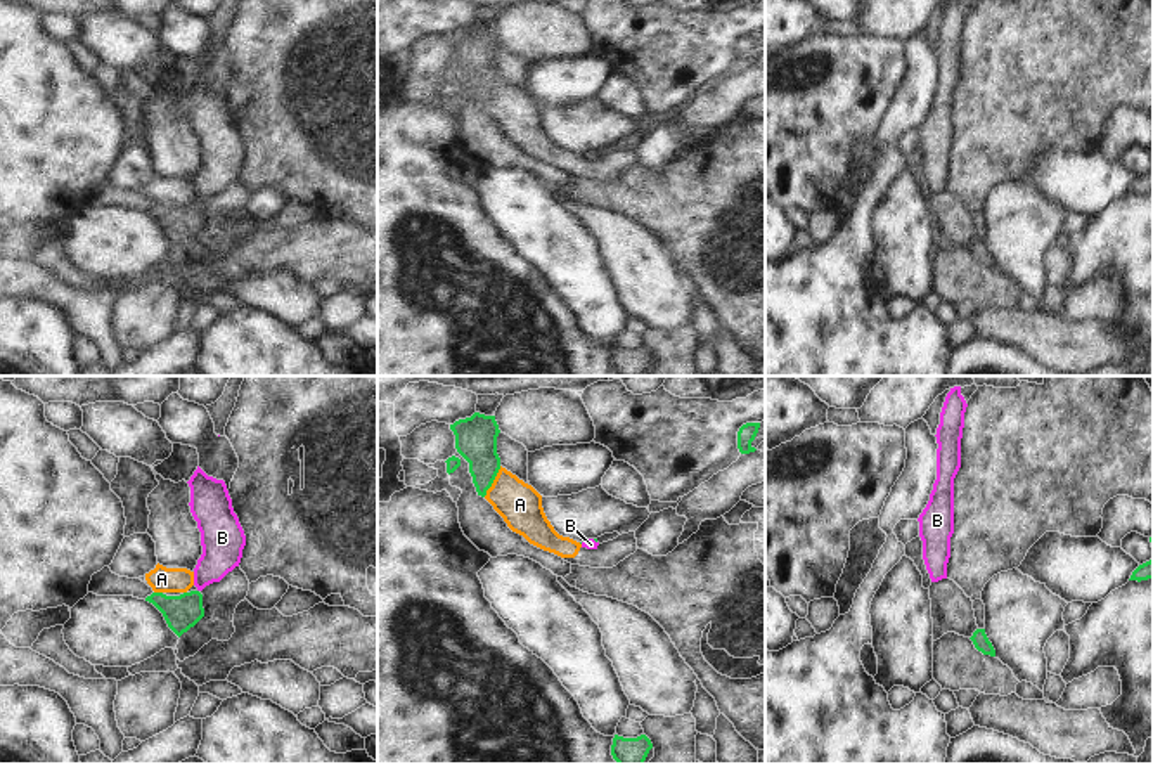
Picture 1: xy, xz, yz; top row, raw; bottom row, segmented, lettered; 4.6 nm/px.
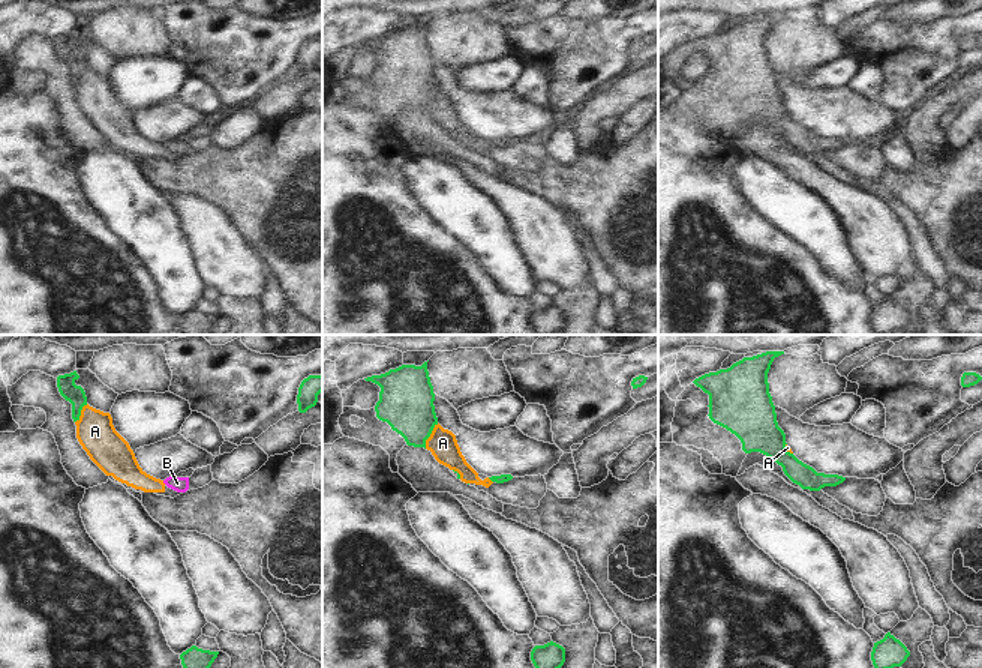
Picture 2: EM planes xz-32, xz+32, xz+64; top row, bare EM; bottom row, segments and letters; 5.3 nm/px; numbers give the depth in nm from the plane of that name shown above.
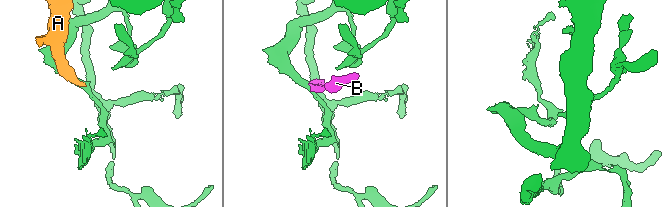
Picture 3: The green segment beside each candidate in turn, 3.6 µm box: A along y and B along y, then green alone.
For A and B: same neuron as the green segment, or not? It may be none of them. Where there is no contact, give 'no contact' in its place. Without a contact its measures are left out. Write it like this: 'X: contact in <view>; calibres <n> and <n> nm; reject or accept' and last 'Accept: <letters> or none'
A: contact in xz; calibres 190 and 200 nm; reject
B: no contact; accept
Accept: B

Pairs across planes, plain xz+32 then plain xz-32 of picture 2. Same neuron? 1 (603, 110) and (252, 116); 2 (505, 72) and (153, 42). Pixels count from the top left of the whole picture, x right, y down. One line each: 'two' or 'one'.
1: two
2: two

